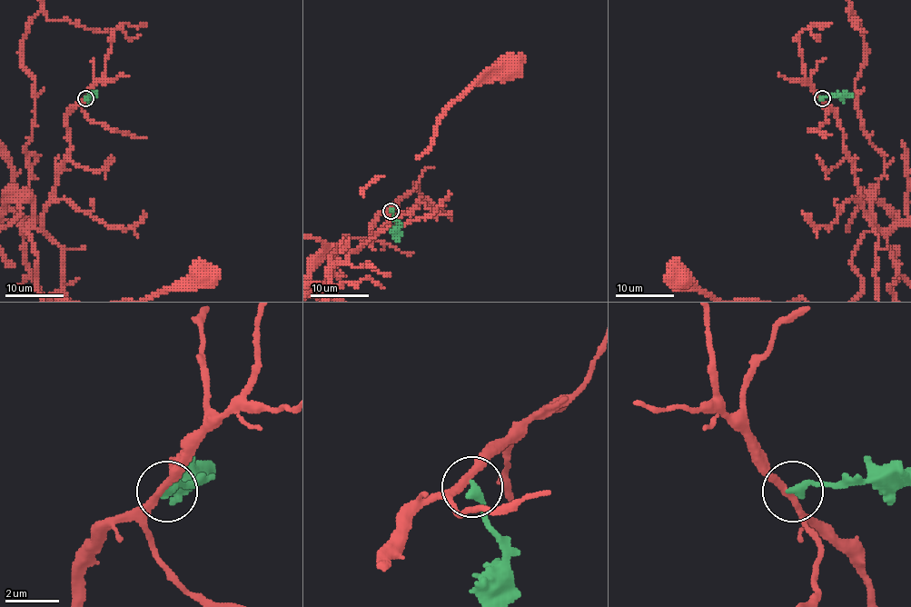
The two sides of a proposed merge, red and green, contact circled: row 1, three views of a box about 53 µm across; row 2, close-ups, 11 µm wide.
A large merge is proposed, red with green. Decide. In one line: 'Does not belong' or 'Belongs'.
Does not belong

